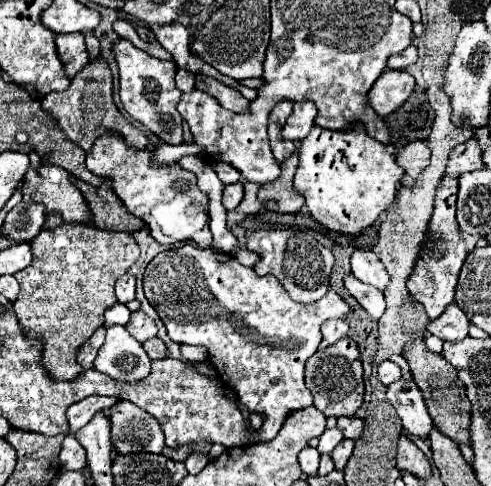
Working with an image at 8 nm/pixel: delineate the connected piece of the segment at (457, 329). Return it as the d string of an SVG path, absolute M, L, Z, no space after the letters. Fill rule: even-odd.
M454 304L448 310L428 324L428 332L442 338L442 340L464 340L468 336L468 318L466 314Z

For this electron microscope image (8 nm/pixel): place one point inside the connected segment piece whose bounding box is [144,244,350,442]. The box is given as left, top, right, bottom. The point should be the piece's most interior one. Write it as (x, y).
(246, 321)

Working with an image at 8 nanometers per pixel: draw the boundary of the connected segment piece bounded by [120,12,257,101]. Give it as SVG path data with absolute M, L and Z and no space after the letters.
M120 12L120 16L122 19L134 22L134 24L140 24L140 26L146 26L150 28L150 30L154 30L154 36L156 36L156 40L172 54L172 58L174 58L174 62L178 62L178 68L184 68L184 70L190 70L192 74L204 74L206 76L210 76L212 78L216 78L220 82L237 89L241 92L241 94L248 99L249 101L253 101L257 97L257 89L245 87L237 80L225 76L215 70L212 66L208 66L206 62L192 62L192 56L190 56L190 32L182 26L182 24L178 24L178 22L174 22L174 24L168 24L168 26L160 26L157 24L146 24L146 22L142 22L138 20L136 17L126 14L125 12Z

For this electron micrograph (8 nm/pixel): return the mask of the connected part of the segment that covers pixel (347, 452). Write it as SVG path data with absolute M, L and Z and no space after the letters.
M342 440L334 450L332 450L332 460L336 464L336 470L344 470L348 458L352 456L354 450L354 442L352 440Z

